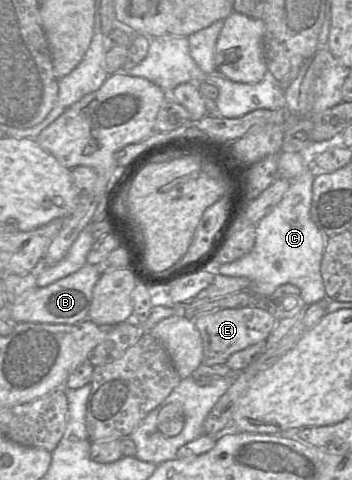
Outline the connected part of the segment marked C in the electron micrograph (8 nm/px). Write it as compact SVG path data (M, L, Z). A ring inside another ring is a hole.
M281 151L279 153L279 158L278 158L278 171L280 174L280 178L283 178L288 181L289 183L289 188L284 194L282 200L262 219L260 220L257 225L256 225L256 241L254 244L253 249L243 256L242 258L231 262L231 263L225 263L220 266L214 267L217 268L217 272L221 275L224 276L232 276L232 277L244 277L247 278L251 281L251 287L249 290L244 290L244 291L251 291L255 295L261 297L261 298L269 298L274 291L281 285L284 284L292 284L300 290L300 300L302 303L306 306L312 305L314 303L318 303L319 301L323 300L325 298L325 288L323 284L323 279L321 276L321 261L322 261L322 256L327 244L327 241L330 237L326 236L324 233L322 233L313 223L310 217L310 208L311 208L311 203L312 203L312 186L313 186L313 180L315 175L317 174L317 171L314 169L314 165L308 164L307 162L304 161L304 159L300 156L299 153L296 152L283 152Z

